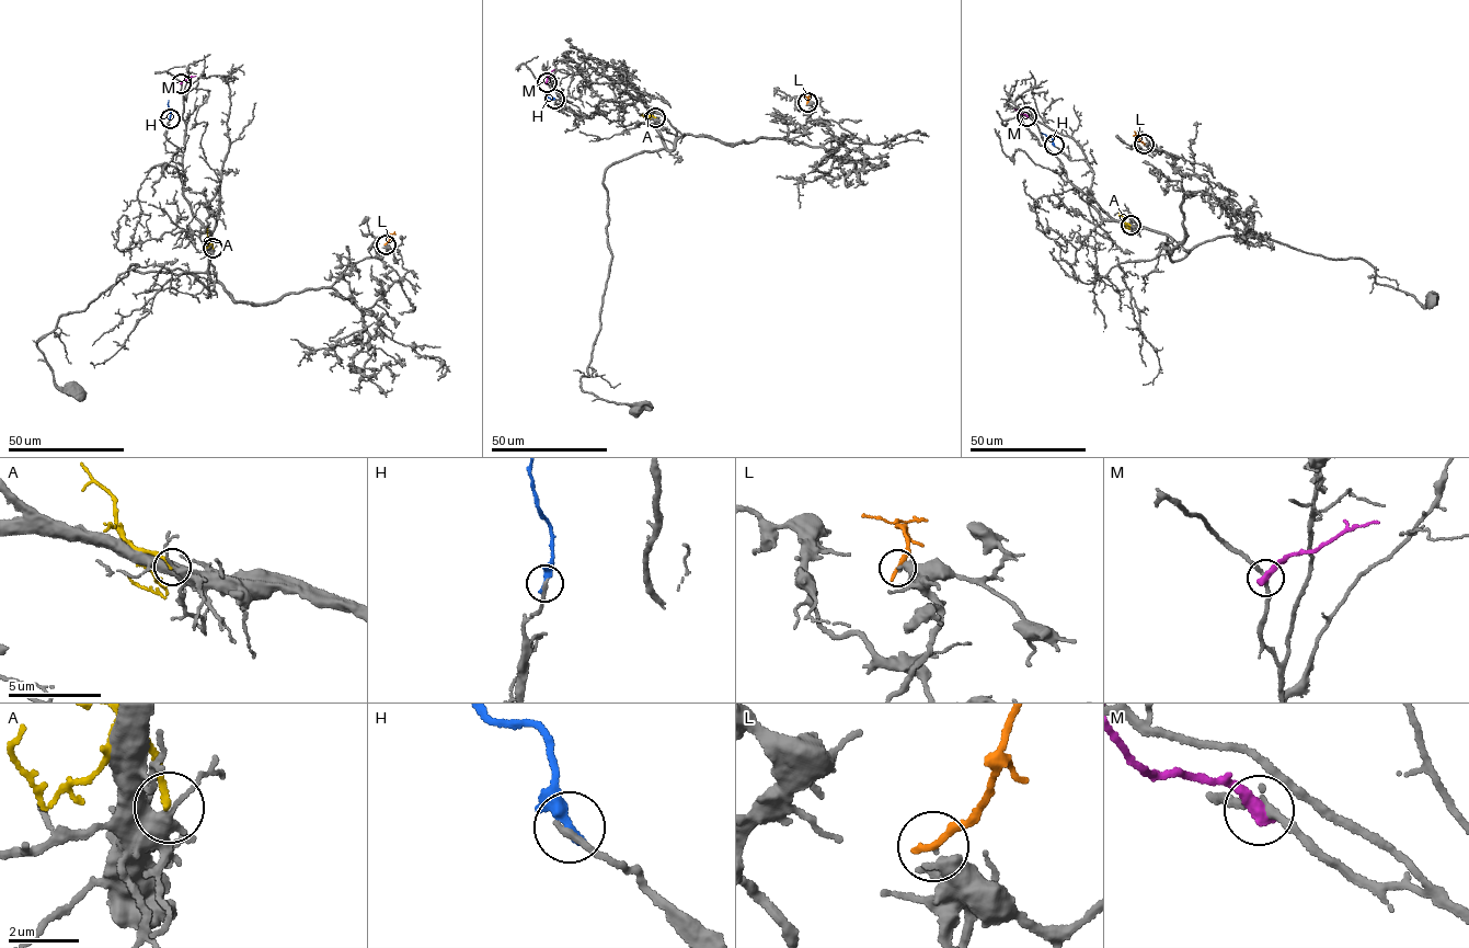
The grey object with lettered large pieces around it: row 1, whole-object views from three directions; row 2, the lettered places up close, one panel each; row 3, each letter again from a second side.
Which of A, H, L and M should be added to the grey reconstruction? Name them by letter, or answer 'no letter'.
no letter

